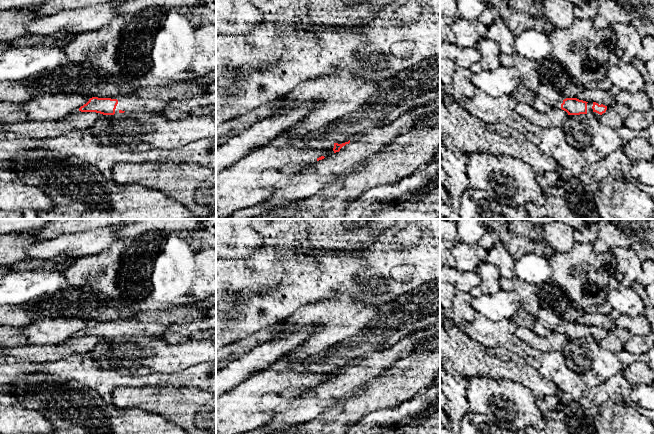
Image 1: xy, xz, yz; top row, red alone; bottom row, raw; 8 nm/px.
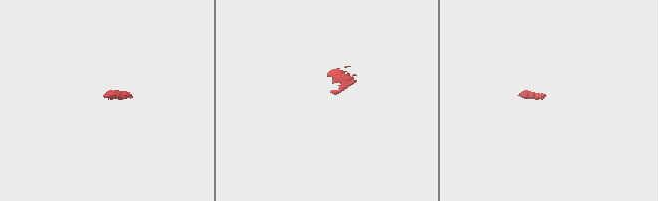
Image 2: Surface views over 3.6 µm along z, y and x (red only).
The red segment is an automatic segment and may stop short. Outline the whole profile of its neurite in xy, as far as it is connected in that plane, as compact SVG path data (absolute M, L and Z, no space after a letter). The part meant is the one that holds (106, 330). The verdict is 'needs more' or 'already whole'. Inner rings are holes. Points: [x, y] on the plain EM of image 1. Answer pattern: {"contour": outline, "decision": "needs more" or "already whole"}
{"contour": "M136 319L111 322L92 321L79 332L79 335L103 339L114 339L118 336L160 336L168 331L168 327L158 322L144 322Z", "decision": "needs more"}

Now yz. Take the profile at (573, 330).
{"contour": "M564 320L554 328L554 332L562 333L568 339L593 338L597 342L607 334L607 330L603 328L586 326L577 322L566 322Z", "decision": "needs more"}

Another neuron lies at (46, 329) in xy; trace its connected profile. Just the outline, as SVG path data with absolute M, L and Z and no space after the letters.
M44 313L21 328L28 344L55 345L72 339L90 321L75 317L55 317Z

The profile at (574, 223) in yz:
M556 219L556 220L571 226L574 230L579 228L583 224L588 224L584 219Z

